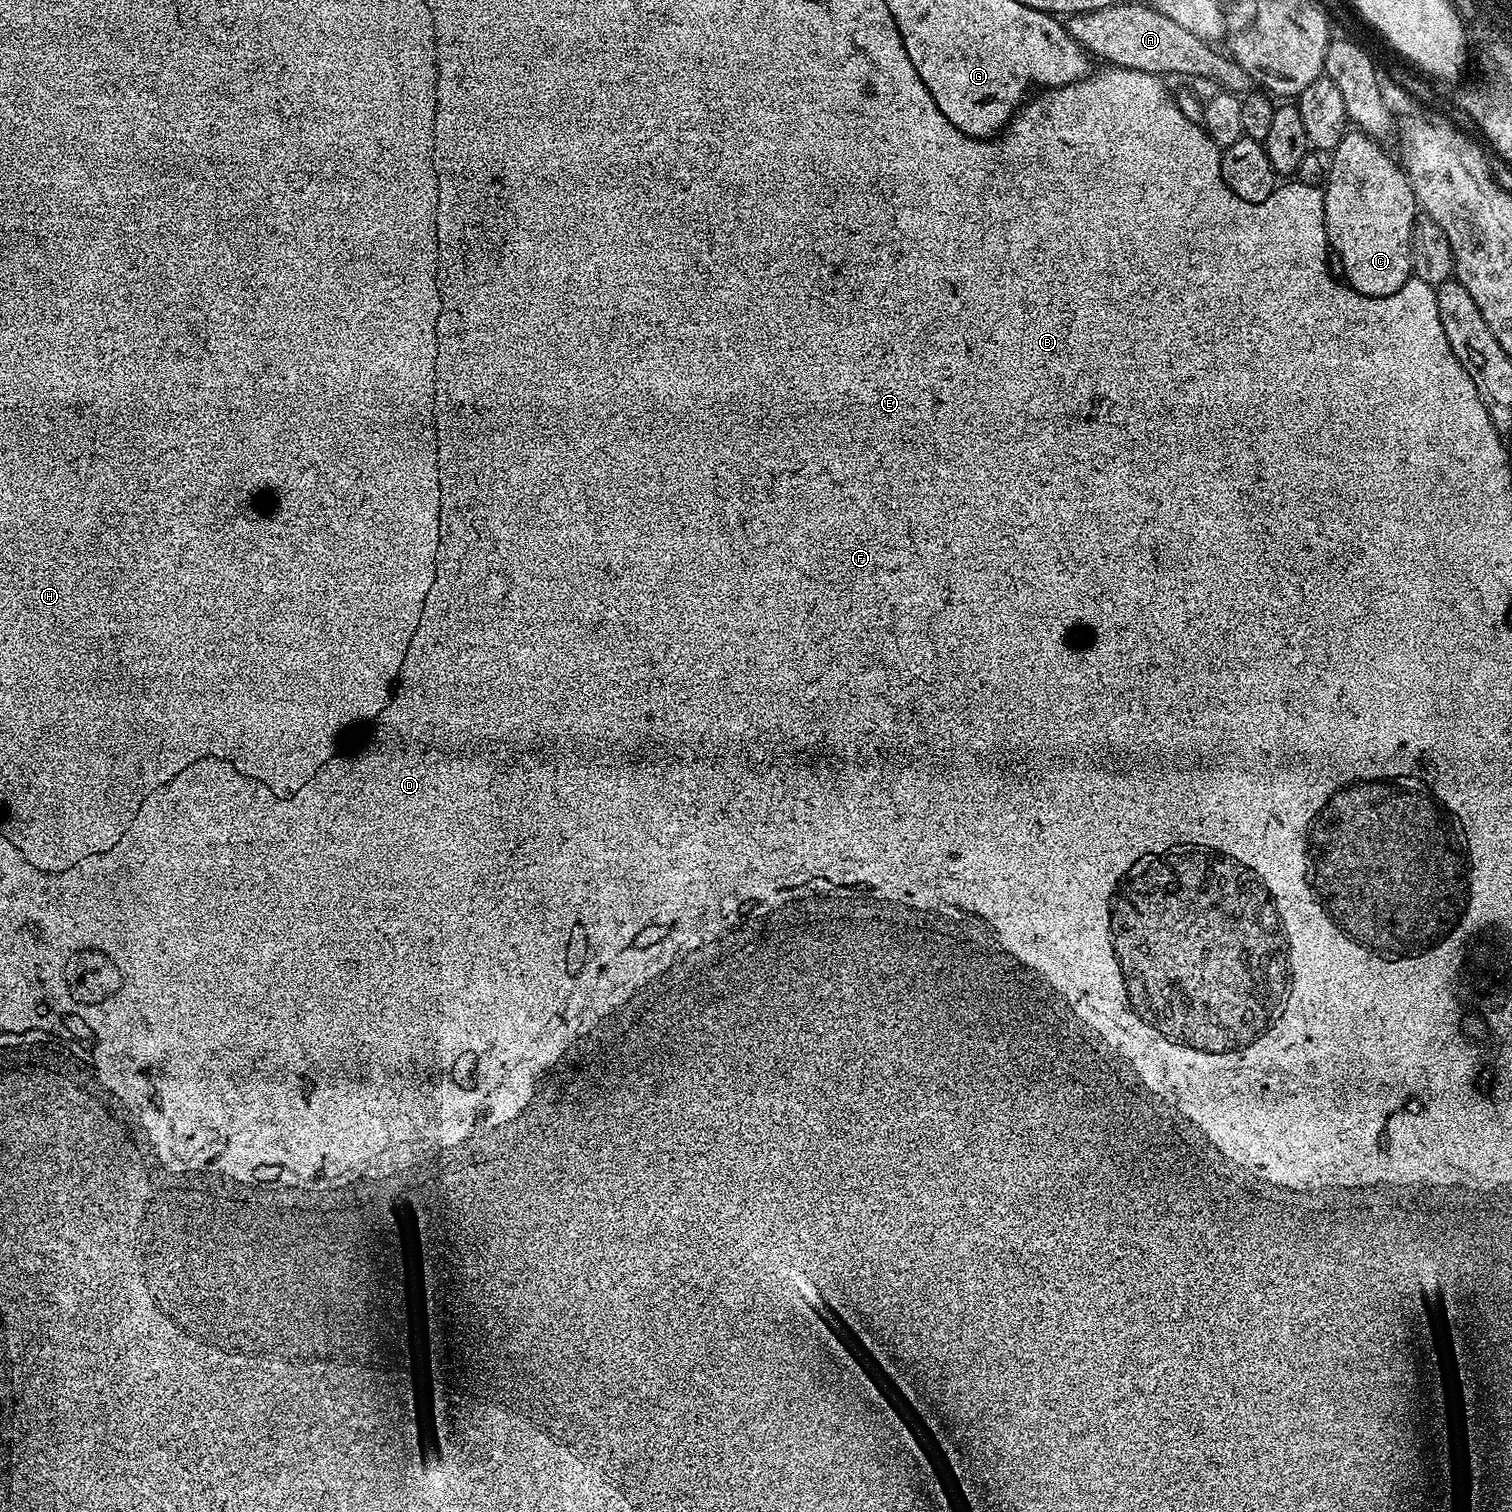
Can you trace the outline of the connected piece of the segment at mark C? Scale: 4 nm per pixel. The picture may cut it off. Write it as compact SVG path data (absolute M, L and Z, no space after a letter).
M1359 129L1344 133L1342 142L1330 153L1331 162L1326 168L1324 189L1324 229L1329 249L1340 259L1343 279L1358 294L1382 298L1394 294L1412 276L1412 231L1418 215L1414 190L1408 181L1407 171L1388 157L1379 139L1367 136Z

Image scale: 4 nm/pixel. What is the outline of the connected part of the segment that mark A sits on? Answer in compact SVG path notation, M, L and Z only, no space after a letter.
M1122 2L1118 6L1106 7L1098 11L1073 13L1065 19L1064 25L1071 37L1082 45L1086 52L1093 57L1098 56L1104 59L1105 63L1113 67L1142 70L1143 73L1154 73L1159 76L1167 76L1166 74L1184 74L1186 78L1212 76L1225 91L1234 92L1239 96L1245 95L1253 89L1253 78L1242 69L1240 63L1225 53L1222 55L1216 52L1213 45L1185 30L1182 24L1171 20L1148 4L1142 4Z

